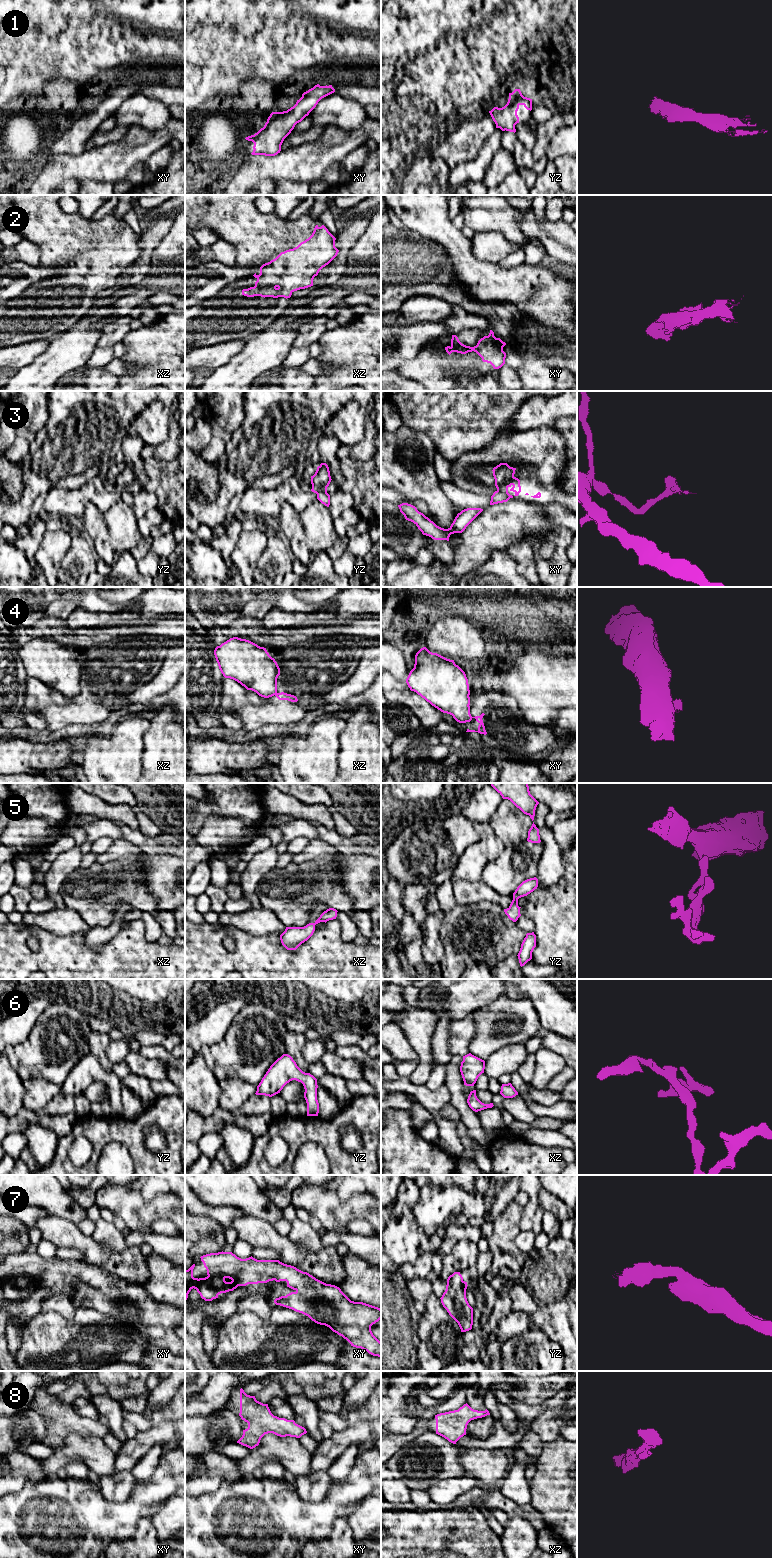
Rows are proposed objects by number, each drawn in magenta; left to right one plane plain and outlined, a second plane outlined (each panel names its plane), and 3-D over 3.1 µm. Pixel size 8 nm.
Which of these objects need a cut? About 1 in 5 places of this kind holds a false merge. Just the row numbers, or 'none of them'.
3, 4

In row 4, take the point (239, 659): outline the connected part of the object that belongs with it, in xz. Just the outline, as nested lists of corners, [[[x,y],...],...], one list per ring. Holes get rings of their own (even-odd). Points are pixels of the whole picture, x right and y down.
[[[238,637],[217,646],[214,655],[225,678],[230,678],[247,690],[269,698],[277,693],[280,668],[266,648]]]

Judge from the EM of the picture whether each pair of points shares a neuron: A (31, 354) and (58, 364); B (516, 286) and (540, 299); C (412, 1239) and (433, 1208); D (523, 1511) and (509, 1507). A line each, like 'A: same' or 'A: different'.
A: different
B: same
C: different
D: same

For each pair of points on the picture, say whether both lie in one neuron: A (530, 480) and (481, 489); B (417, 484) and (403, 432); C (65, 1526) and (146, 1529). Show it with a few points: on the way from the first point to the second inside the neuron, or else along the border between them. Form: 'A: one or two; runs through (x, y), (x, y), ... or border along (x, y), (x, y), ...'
A: one; runs through (518, 481), (493, 481)
B: one; runs through (403, 470), (396, 463), (392, 462), (394, 446)
C: two; border along (150, 1517), (141, 1517), (130, 1536), (115, 1540)

